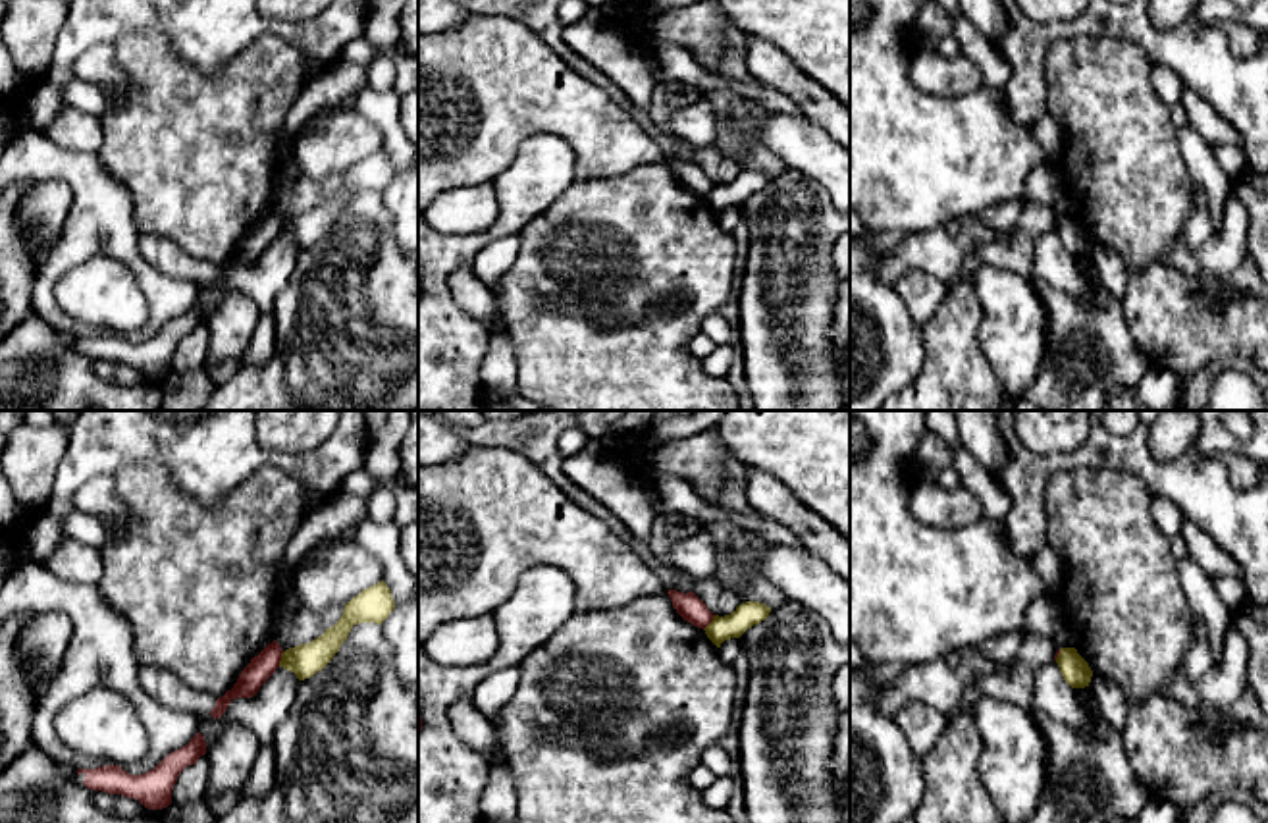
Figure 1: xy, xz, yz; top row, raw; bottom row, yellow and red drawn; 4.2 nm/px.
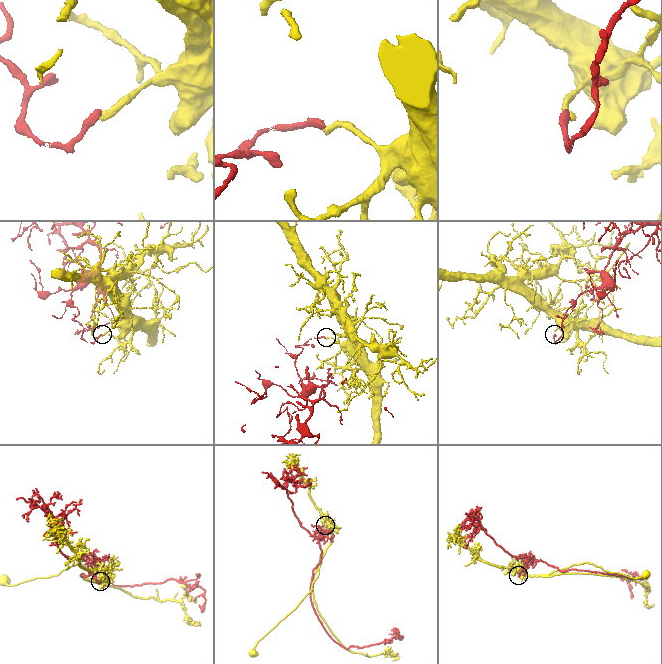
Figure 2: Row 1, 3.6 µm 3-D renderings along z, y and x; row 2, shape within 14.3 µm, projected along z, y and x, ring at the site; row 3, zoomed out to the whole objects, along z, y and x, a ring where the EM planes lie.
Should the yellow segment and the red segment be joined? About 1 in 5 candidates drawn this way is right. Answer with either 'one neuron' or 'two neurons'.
two neurons

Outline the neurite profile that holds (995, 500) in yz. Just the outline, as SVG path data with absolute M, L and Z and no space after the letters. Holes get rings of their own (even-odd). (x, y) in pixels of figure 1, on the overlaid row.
M964 445L954 449L954 466L962 484L981 501L983 520L1004 520L1012 511L1010 493Z

